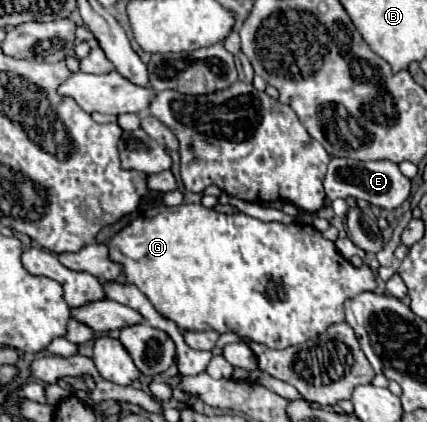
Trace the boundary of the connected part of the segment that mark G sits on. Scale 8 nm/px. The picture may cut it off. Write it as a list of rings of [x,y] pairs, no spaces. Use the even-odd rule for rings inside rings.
[[[158,205],[158,207],[150,207],[144,213],[140,213],[136,219],[132,219],[122,231],[118,231],[108,243],[108,255],[110,261],[122,265],[126,283],[136,285],[154,305],[154,309],[164,315],[166,319],[172,319],[176,325],[194,325],[194,331],[204,331],[204,329],[214,329],[218,333],[226,333],[226,331],[234,331],[240,337],[248,337],[256,343],[262,343],[266,347],[272,349],[284,349],[296,343],[304,343],[310,337],[316,337],[320,333],[326,331],[328,325],[332,323],[340,323],[344,321],[344,301],[362,293],[362,291],[374,291],[376,283],[374,283],[374,273],[370,267],[362,265],[362,267],[352,267],[350,261],[346,261],[334,247],[332,241],[324,239],[320,235],[320,231],[316,231],[312,225],[284,225],[284,223],[264,223],[260,219],[248,217],[246,213],[218,213],[216,209],[208,209],[204,205],[176,205],[176,207],[166,207],[166,205]]]

